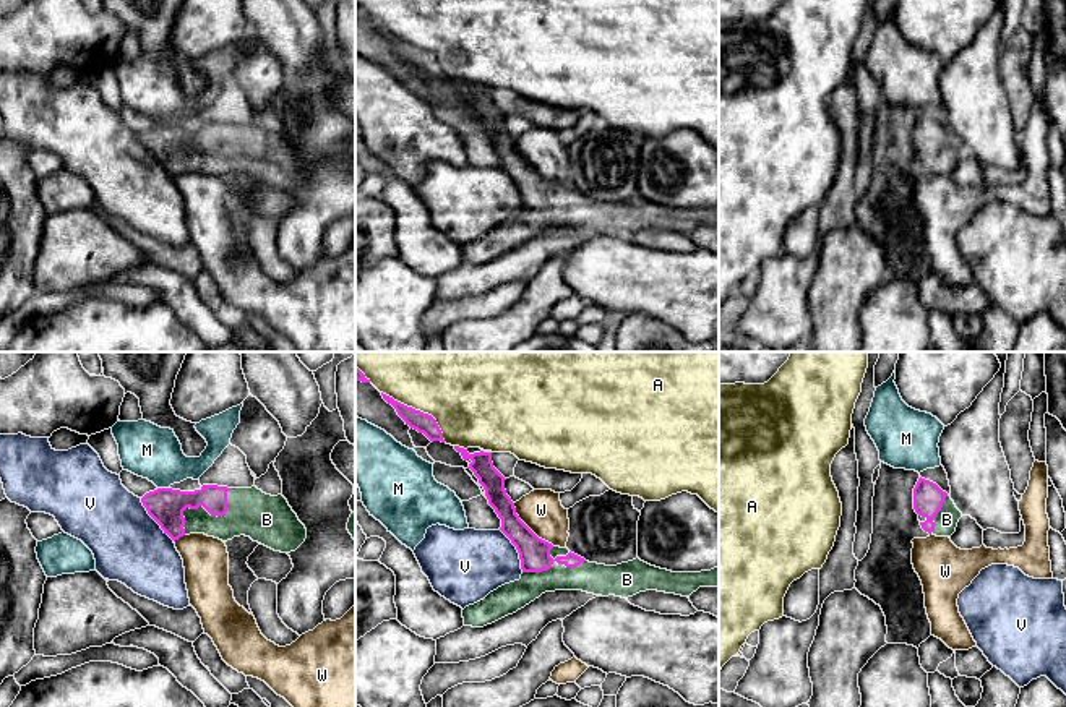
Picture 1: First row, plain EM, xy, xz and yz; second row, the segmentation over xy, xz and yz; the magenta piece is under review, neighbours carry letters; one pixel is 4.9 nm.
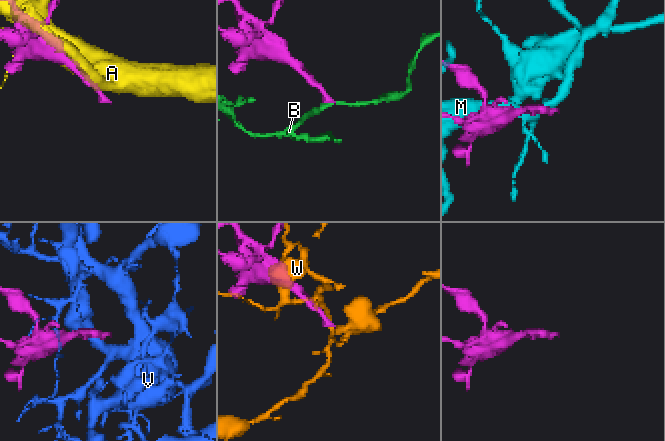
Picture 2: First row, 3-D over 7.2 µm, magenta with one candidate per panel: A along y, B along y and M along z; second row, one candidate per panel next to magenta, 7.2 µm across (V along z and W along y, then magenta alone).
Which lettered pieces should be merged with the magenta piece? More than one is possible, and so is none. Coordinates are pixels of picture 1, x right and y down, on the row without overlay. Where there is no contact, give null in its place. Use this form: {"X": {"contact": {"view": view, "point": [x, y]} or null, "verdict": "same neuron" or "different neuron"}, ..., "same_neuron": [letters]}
{"A": {"contact": {"view": "xz", "point": [419, 47]}, "verdict": "different neuron"}, "B": {"contact": {"view": "xz", "point": [552, 200]}, "verdict": "same neuron"}, "M": {"contact": {"view": "xy", "point": [163, 125]}, "verdict": "different neuron"}, "V": {"contact": {"view": "xy", "point": [153, 154]}, "verdict": "different neuron"}, "W": {"contact": {"view": "xz", "point": [528, 164]}, "verdict": "different neuron"}, "same_neuron": ["B"]}

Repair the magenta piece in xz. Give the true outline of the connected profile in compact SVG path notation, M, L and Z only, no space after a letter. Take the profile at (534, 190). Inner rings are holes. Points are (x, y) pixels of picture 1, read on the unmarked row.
M454 83L467 105L485 126L488 141L501 156L500 167L516 183L521 216L490 229L484 237L462 246L464 263L484 264L524 245L545 229L582 227L594 232L621 235L657 227L690 234L699 224L719 224L719 203L701 209L672 209L651 203L639 195L617 203L589 199L568 185L539 175L516 151L506 131L505 114L493 104L492 89L474 89Z

